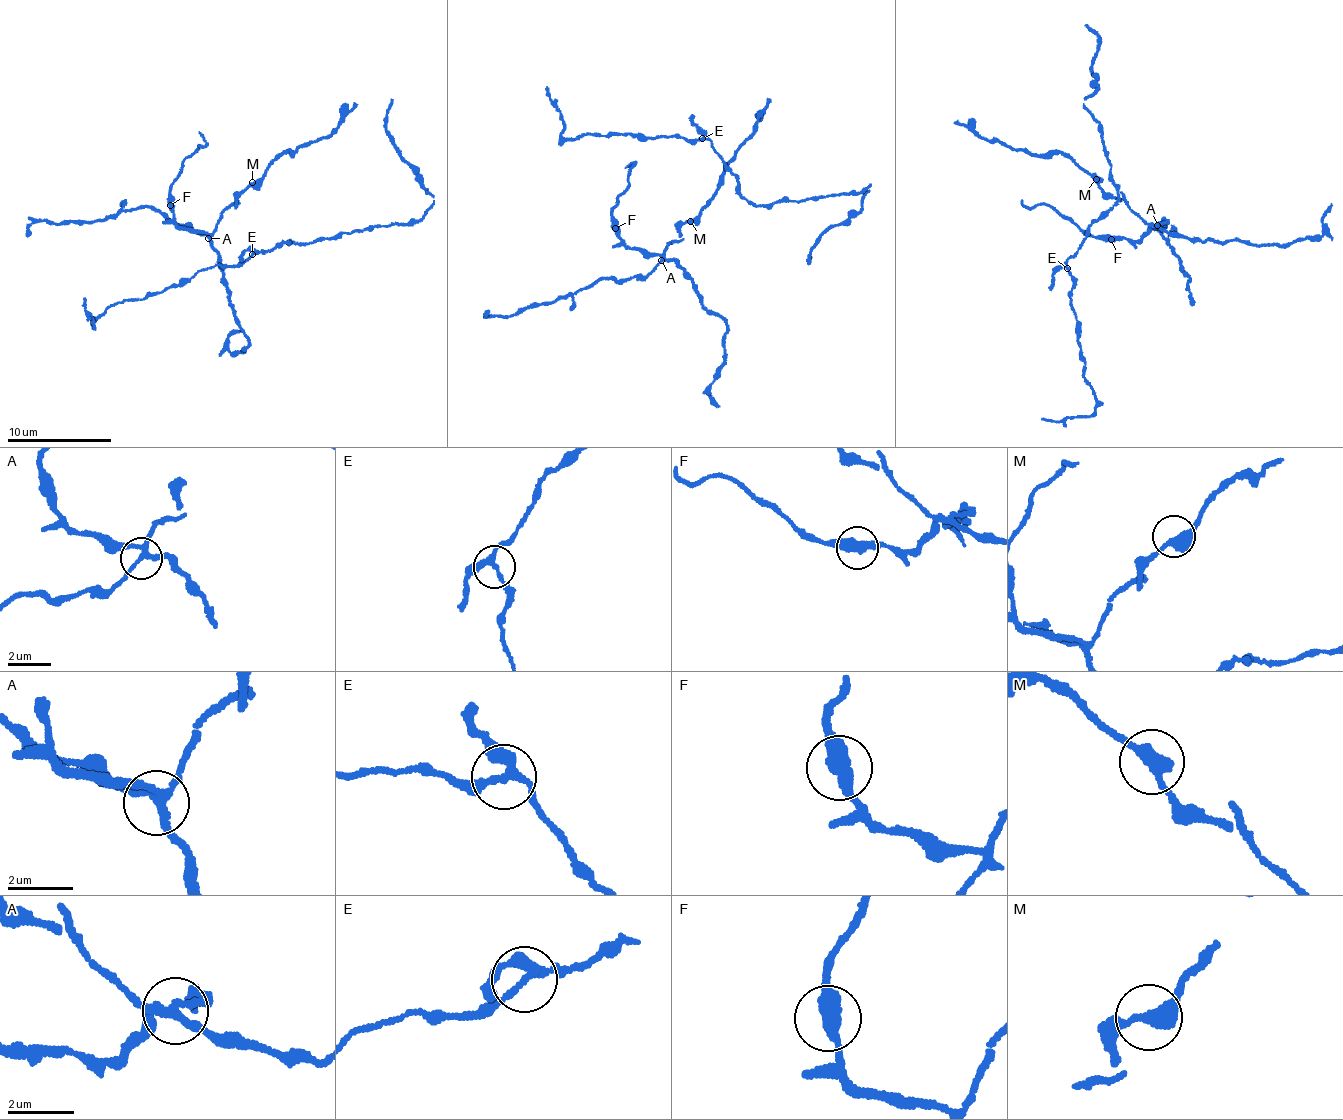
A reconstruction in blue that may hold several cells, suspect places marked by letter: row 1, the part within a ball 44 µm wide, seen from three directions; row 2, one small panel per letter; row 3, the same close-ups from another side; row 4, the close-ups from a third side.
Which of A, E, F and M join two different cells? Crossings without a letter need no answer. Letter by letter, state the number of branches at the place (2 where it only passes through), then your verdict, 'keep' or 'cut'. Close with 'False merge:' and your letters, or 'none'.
A: 4 | keep
E: 3 | keep
F: 2 | cut
M: 2 | keep
False merge: F

